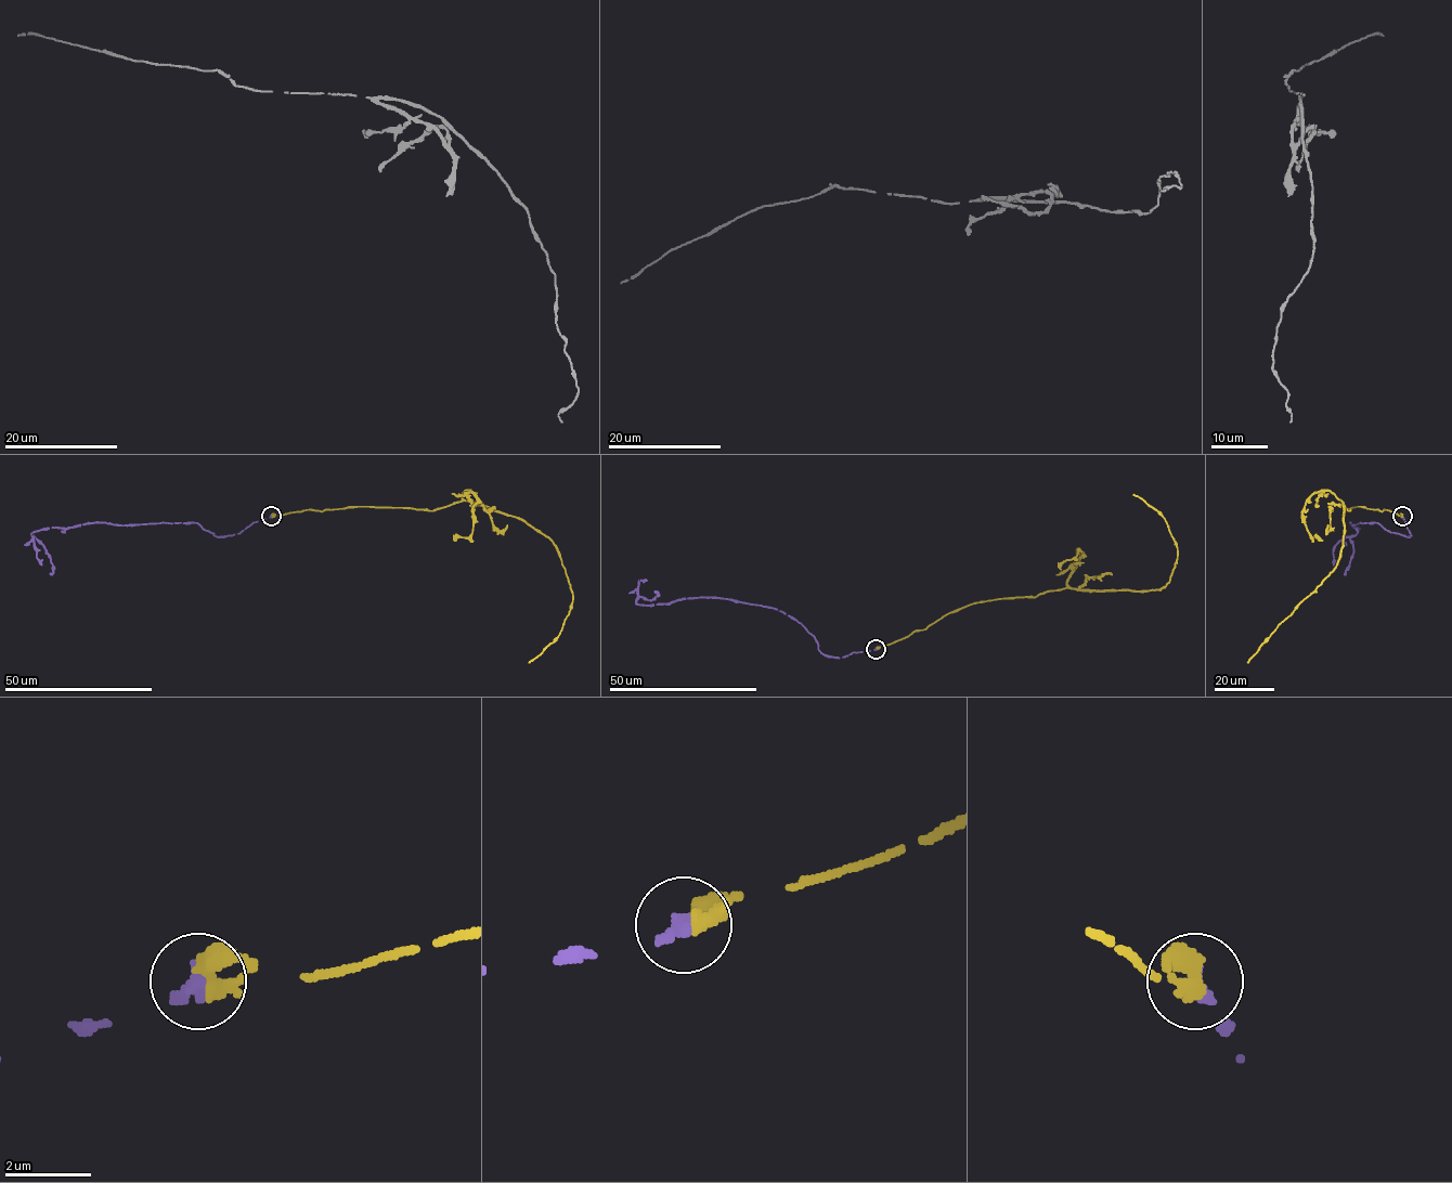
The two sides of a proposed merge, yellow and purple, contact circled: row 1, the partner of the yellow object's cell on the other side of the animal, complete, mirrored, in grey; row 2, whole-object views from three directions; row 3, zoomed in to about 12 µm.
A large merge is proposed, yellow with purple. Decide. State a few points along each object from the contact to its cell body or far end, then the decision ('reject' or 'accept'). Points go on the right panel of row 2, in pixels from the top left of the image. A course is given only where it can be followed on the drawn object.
yellow via (1402, 515), (1357, 506), (1350, 510), (1340, 501), (1343, 546), (1334, 570), (1247, 663) | purple via (1402, 516), (1409, 536), (1376, 522), (1350, 522), (1358, 531), (1350, 537), (1353, 554), (1344, 574) | accept

